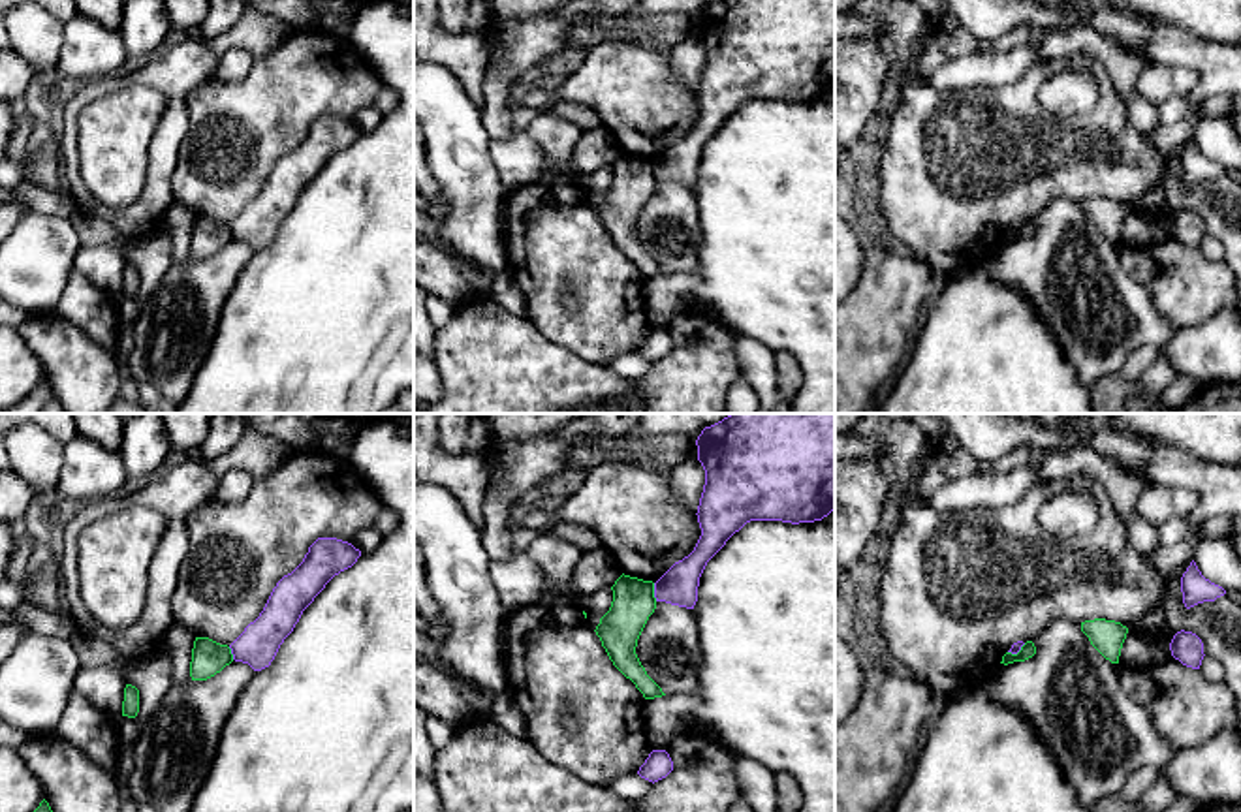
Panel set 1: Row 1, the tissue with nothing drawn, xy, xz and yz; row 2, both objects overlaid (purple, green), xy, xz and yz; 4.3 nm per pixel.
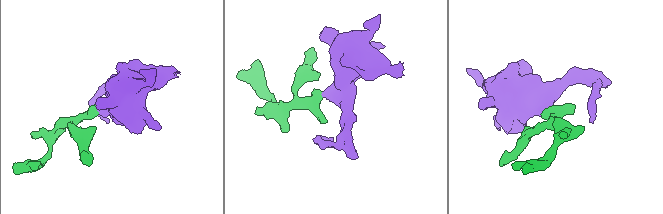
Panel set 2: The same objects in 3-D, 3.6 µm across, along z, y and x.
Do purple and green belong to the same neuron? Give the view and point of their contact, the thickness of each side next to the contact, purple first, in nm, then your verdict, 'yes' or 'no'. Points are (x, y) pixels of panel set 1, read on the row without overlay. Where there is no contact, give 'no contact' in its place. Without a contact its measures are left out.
meets purple in xz at (655, 171); 160 nm thick on the purple side, 180 nm on the other; no

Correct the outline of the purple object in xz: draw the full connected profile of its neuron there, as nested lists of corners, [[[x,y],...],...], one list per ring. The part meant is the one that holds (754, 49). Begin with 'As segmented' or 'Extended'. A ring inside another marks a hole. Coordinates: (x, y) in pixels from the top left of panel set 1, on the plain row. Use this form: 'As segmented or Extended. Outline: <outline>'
As segmented. Outline: [[[718,0],[696,19],[705,64],[698,85],[701,115],[694,130],[675,141],[656,162],[656,180],[694,188],[707,141],[750,100],[814,102],[835,90],[835,0]]]

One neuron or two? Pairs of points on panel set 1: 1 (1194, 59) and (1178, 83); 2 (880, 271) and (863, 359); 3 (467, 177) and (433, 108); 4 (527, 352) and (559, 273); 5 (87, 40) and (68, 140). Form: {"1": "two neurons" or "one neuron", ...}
{"1": "two neurons", "2": "one neuron", "3": "one neuron", "4": "two neurons", "5": "two neurons"}

